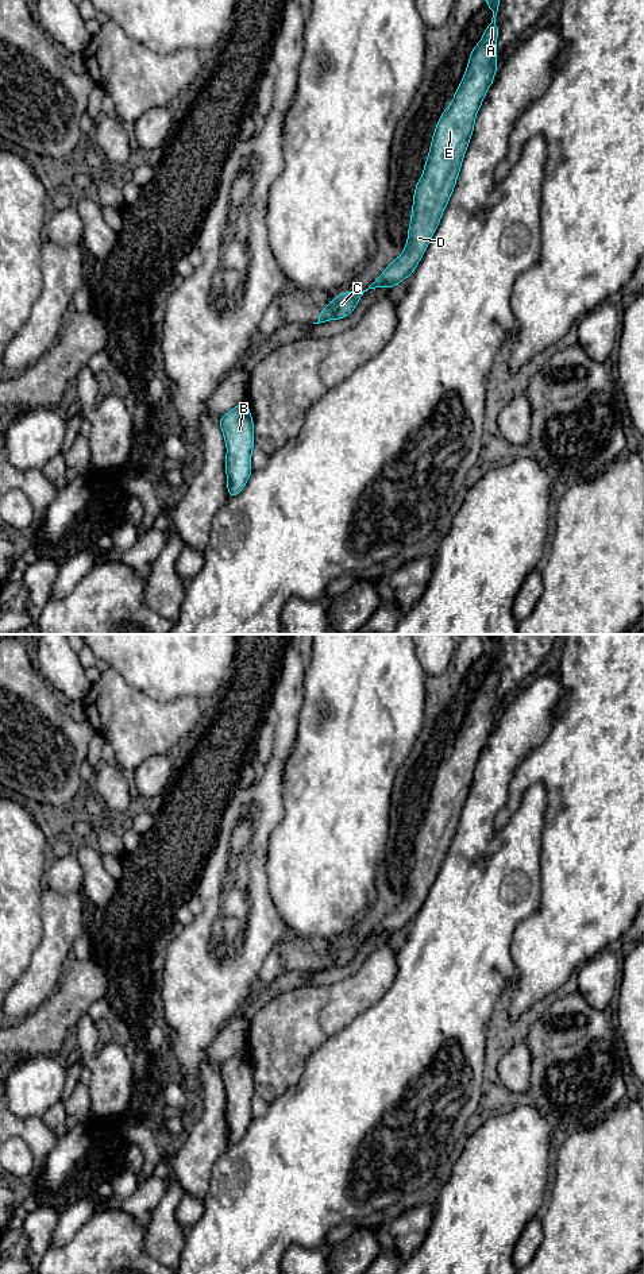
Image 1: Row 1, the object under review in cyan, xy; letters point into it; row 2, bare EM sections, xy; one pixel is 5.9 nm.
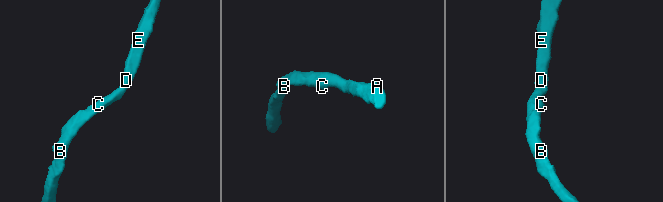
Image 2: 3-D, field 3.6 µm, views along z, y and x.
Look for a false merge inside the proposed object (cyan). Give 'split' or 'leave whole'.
leave whole

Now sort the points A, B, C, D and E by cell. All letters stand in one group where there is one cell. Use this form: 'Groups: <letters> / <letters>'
Groups: A B C D E

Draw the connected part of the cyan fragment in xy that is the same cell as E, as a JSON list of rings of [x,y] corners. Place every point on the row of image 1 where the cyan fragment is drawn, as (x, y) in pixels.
[[[486,0],[486,5],[491,8],[491,12],[493,12],[491,22],[490,22],[490,24],[486,27],[486,30],[485,30],[485,32],[483,32],[483,36],[482,36],[482,39],[479,40],[479,43],[478,43],[477,46],[474,46],[474,49],[471,50],[470,59],[468,59],[468,63],[467,63],[467,69],[466,69],[466,72],[464,72],[464,76],[463,76],[463,78],[462,78],[462,81],[460,81],[460,84],[458,85],[458,89],[456,89],[456,92],[455,92],[455,96],[454,96],[451,104],[450,104],[450,105],[444,109],[444,112],[441,113],[441,116],[440,116],[440,119],[439,119],[439,121],[437,121],[437,124],[436,124],[436,127],[435,127],[433,138],[432,138],[431,147],[429,147],[429,154],[428,154],[427,162],[425,162],[425,165],[424,165],[424,171],[423,171],[423,174],[421,174],[421,177],[420,177],[420,179],[419,179],[419,182],[417,182],[417,185],[416,185],[414,193],[413,193],[413,206],[412,206],[410,224],[409,224],[409,229],[408,229],[408,242],[406,242],[406,244],[405,244],[405,247],[404,247],[404,252],[402,252],[398,258],[396,258],[389,266],[386,266],[386,269],[383,270],[383,273],[382,273],[382,274],[381,274],[381,275],[379,275],[379,277],[378,277],[378,278],[377,278],[366,290],[363,290],[363,292],[351,292],[351,290],[348,290],[348,292],[346,292],[346,293],[342,293],[342,294],[336,296],[333,300],[331,300],[331,301],[328,302],[327,308],[323,309],[323,310],[320,310],[319,321],[317,321],[317,323],[313,323],[313,324],[320,324],[320,323],[325,323],[325,321],[328,321],[328,320],[339,320],[339,318],[347,317],[347,316],[355,309],[355,306],[356,306],[358,302],[360,301],[360,297],[363,296],[365,292],[367,292],[369,289],[379,287],[379,286],[385,286],[387,290],[390,290],[390,289],[394,287],[397,283],[402,282],[406,277],[412,275],[412,273],[413,273],[414,269],[417,267],[420,259],[423,258],[423,255],[424,255],[424,252],[425,252],[425,250],[427,250],[427,247],[428,247],[428,244],[429,244],[429,242],[431,242],[431,239],[432,239],[432,236],[433,236],[433,233],[435,233],[435,231],[436,231],[436,228],[437,228],[437,224],[440,223],[441,215],[443,215],[443,212],[444,212],[444,209],[446,209],[446,206],[447,206],[447,204],[448,204],[448,200],[450,200],[450,197],[451,197],[451,194],[452,194],[452,190],[454,190],[454,188],[455,188],[455,185],[456,185],[458,174],[459,174],[459,171],[460,171],[460,166],[462,166],[462,162],[463,162],[466,150],[467,150],[467,147],[468,147],[468,143],[470,143],[470,139],[471,139],[471,135],[473,135],[473,131],[474,131],[475,116],[477,116],[477,113],[478,113],[478,111],[479,111],[479,108],[481,108],[481,104],[482,104],[482,101],[483,101],[483,99],[485,99],[485,96],[486,96],[486,93],[487,93],[490,85],[491,85],[493,81],[494,81],[494,76],[495,76],[495,72],[497,72],[498,61],[497,61],[497,58],[495,58],[495,55],[497,55],[495,43],[497,43],[497,38],[498,38],[498,27],[497,27],[497,24],[495,24],[495,16],[497,16],[497,12],[498,12],[500,0]]]

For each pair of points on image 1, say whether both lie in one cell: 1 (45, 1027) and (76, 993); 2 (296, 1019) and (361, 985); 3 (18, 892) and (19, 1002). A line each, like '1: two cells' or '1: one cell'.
1: one cell
2: one cell
3: two cells

